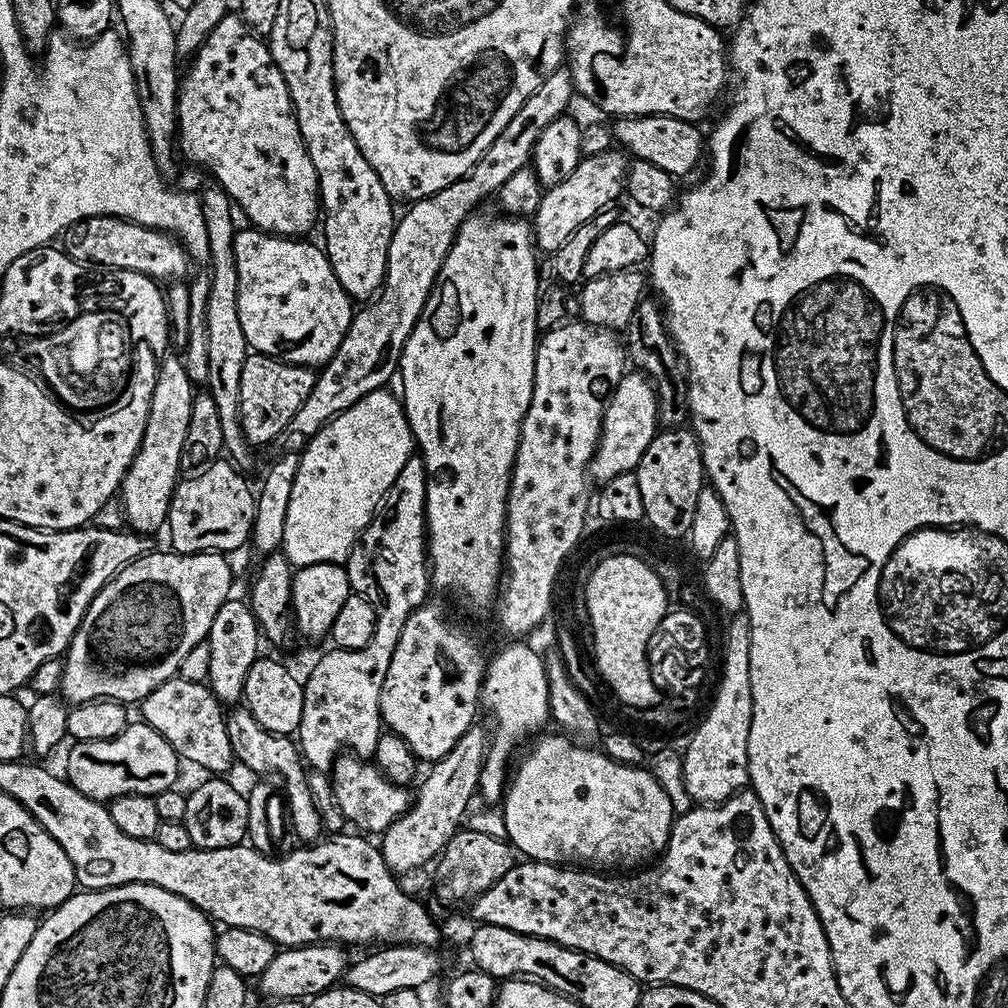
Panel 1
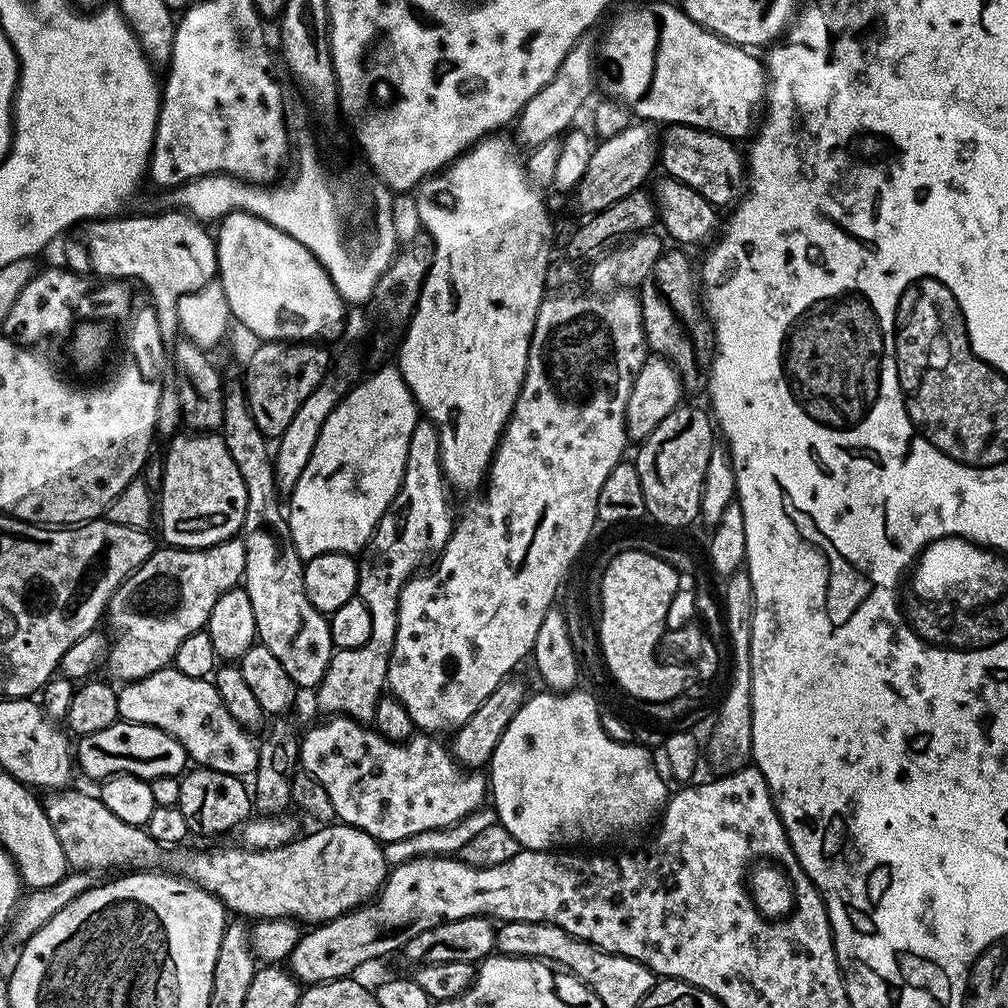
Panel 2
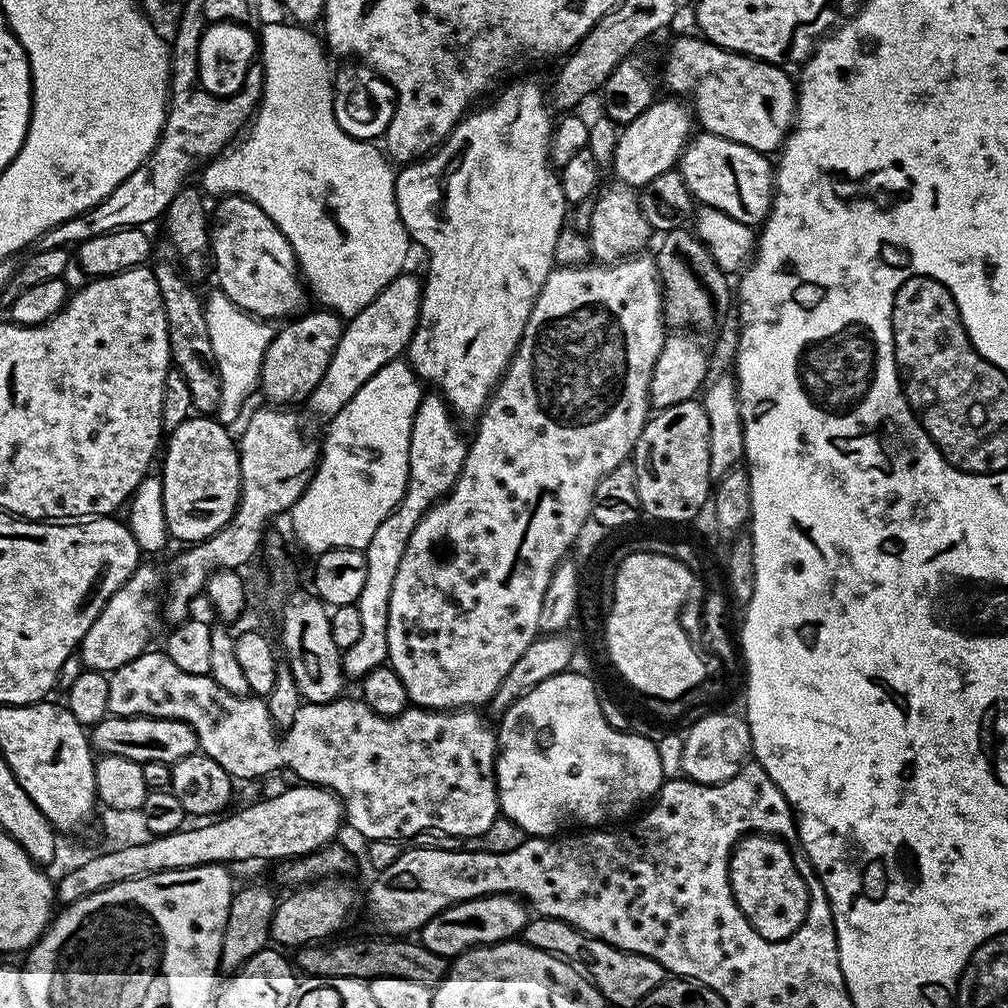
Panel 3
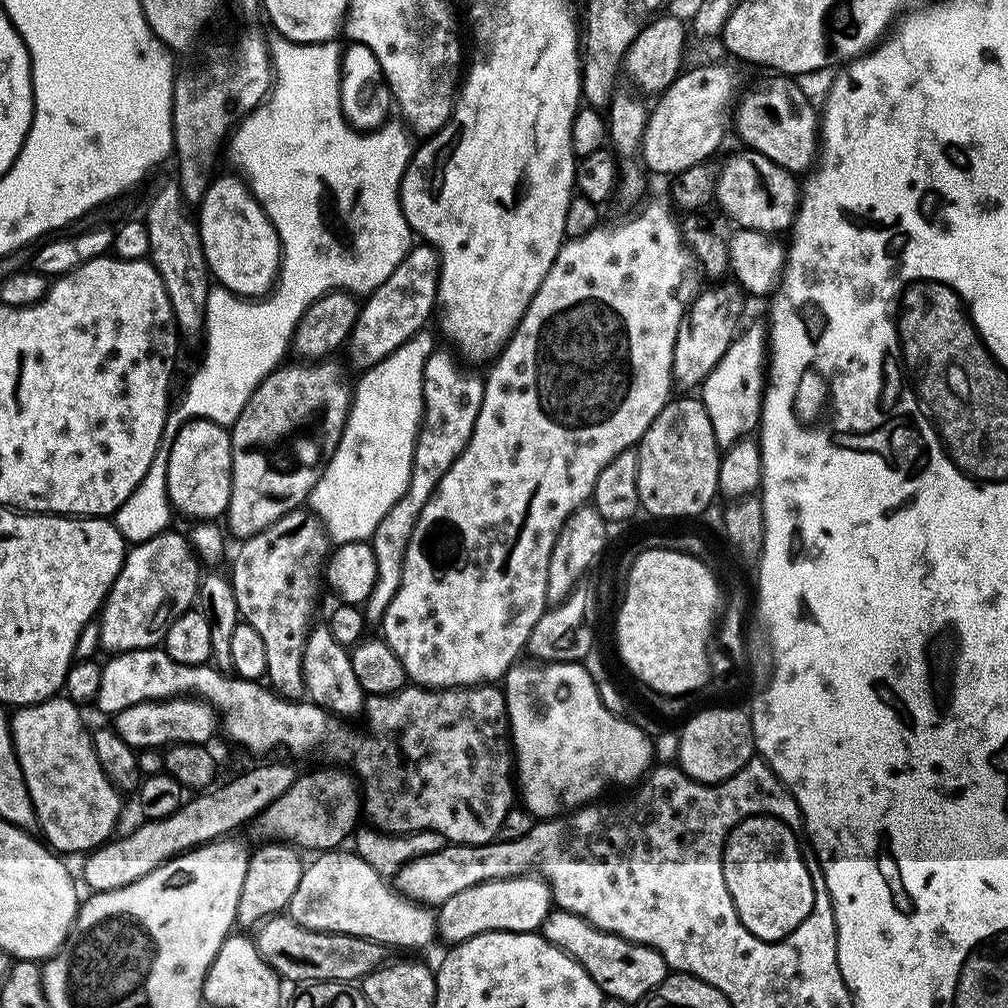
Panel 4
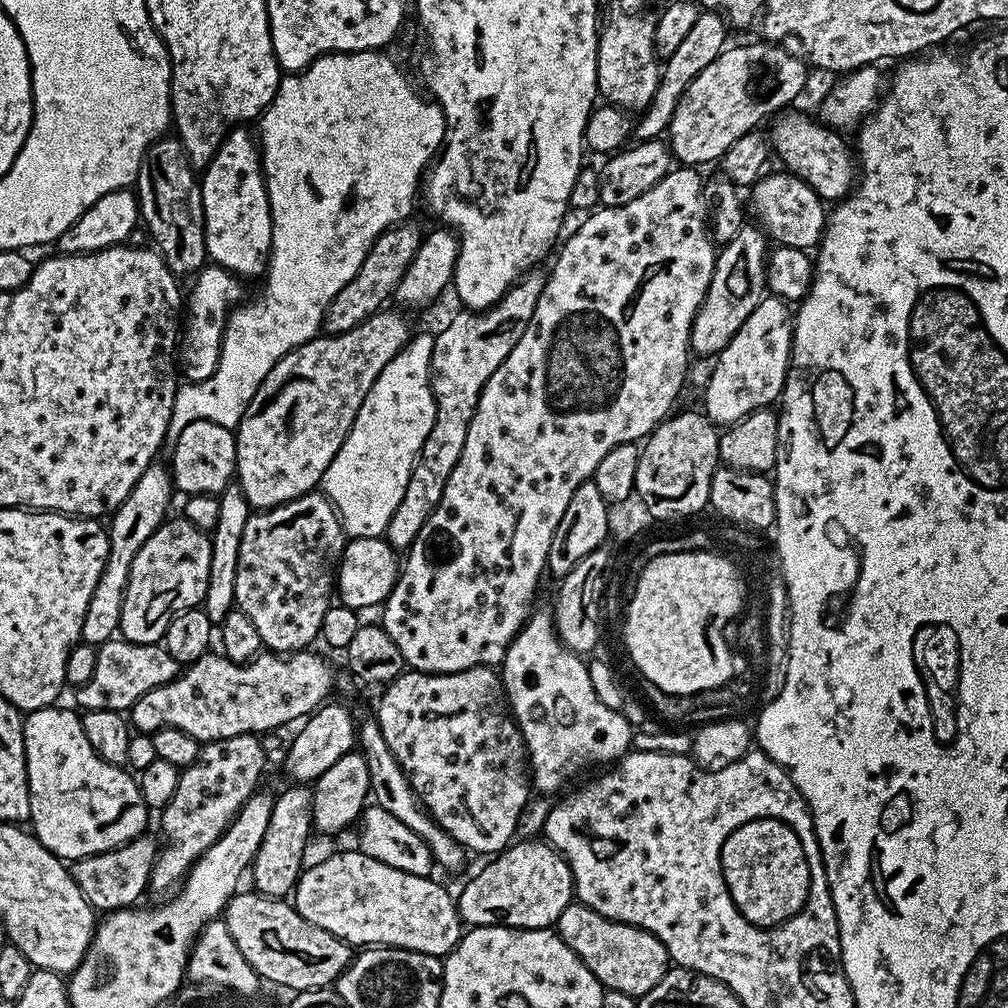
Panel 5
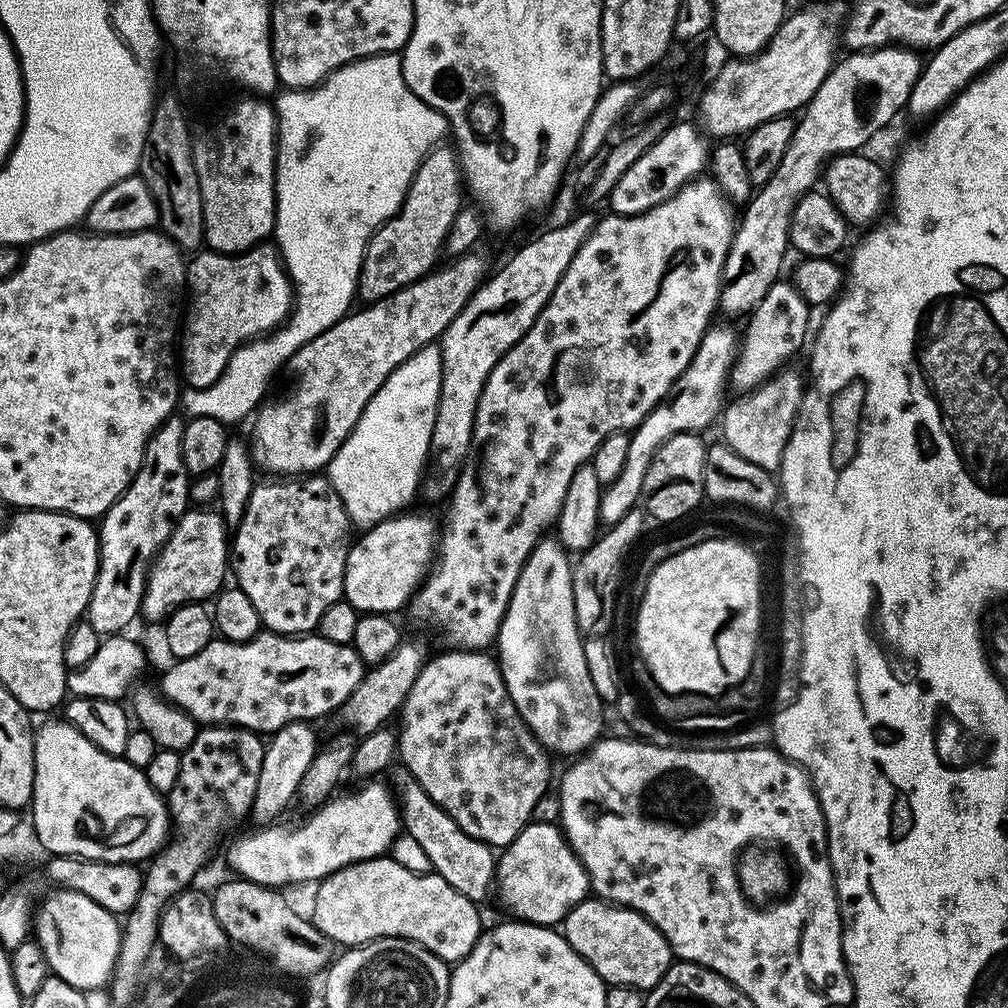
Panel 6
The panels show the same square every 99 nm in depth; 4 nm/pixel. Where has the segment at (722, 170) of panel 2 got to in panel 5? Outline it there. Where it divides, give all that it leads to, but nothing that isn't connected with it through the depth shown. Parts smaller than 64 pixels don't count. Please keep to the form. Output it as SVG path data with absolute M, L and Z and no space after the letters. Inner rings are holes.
M779 170L773 176L761 175L755 184L751 185L752 204L750 200L750 212L756 215L755 223L762 229L769 241L775 242L782 248L803 248L812 250L819 245L820 239L824 237L824 225L826 223L826 204L804 180L789 174L787 171Z

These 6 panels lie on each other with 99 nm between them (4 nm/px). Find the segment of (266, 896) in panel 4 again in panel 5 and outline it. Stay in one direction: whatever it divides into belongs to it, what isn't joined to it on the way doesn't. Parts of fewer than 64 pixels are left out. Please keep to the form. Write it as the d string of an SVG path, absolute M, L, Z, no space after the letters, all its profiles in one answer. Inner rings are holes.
M293 783L292 788L277 795L272 802L270 826L266 826L266 838L262 838L262 846L258 846L256 856L250 865L250 877L255 891L261 896L284 898L295 889L305 867L304 847L308 844L308 835L313 835L312 826L312 789L303 784Z

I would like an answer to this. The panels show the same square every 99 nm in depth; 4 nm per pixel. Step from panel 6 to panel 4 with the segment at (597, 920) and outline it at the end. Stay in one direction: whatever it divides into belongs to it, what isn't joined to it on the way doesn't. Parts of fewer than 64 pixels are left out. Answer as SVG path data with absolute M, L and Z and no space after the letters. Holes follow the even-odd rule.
M553 907L546 914L538 931L546 938L546 942L558 946L567 956L574 957L590 974L590 978L594 978L605 997L613 1000L639 1002L657 988L670 972L662 954L658 954L650 946L635 944L618 934L598 930L598 926L570 910Z

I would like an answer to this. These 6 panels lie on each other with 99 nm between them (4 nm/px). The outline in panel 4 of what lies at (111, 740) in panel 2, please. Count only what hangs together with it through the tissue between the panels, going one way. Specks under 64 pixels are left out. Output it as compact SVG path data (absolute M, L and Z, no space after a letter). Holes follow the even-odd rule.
M195 698L138 702L138 706L126 706L126 710L115 713L114 720L114 727L122 742L137 750L163 750L174 744L207 745L208 739L218 732L218 716L212 705Z

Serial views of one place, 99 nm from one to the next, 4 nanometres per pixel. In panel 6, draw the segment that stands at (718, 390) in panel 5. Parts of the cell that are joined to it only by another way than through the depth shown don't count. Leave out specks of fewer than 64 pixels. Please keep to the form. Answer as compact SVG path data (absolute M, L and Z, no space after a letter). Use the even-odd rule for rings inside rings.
M781 278L778 279L774 282L774 286L770 286L770 290L766 290L766 298L762 298L762 302L758 302L758 306L756 307L755 310L747 317L748 320L748 325L745 326L744 332L742 328L742 335L739 337L738 340L738 351L736 354L736 361L732 364L732 374L730 377L730 384L733 389L737 388L738 391L737 393L740 394L747 394L752 391L753 388L756 388L759 386L759 384L765 384L767 380L775 376L777 372L780 371L781 368L785 367L789 363L788 360L791 358L792 355L795 354L796 351L799 350L800 347L803 346L804 344L804 339L805 344L806 341L809 339L810 336L810 328L808 332L808 312L810 312L810 306L809 304L802 298L802 294L797 290L796 285L792 283L791 279L788 278Z

